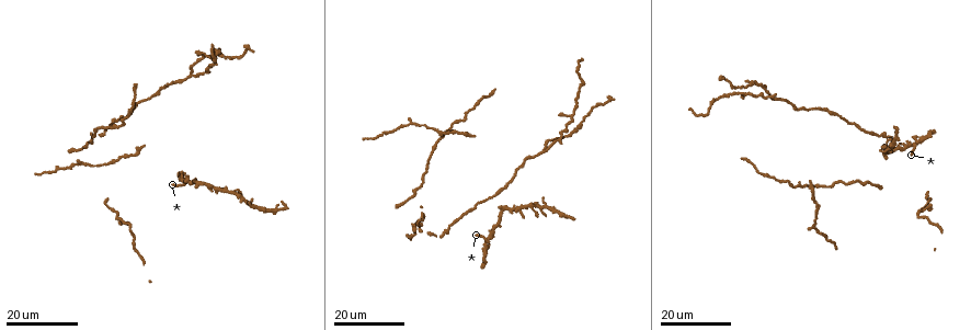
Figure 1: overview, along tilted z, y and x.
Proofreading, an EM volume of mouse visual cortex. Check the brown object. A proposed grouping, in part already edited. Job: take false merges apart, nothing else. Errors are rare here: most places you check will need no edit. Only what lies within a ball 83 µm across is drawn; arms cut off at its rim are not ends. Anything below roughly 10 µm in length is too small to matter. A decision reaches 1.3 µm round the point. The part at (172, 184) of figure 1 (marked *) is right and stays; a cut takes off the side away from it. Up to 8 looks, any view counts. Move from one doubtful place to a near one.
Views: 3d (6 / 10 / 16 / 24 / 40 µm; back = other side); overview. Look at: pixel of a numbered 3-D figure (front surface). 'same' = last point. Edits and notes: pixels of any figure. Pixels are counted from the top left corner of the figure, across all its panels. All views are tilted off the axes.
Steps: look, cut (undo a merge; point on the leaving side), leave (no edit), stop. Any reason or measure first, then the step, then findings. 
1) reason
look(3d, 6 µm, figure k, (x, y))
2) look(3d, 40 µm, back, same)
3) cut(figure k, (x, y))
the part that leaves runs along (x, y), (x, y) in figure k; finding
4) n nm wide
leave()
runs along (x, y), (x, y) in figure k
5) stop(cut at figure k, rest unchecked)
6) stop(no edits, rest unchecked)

four or more arms meet
look(3d, 24 µm, figure 1, (183, 180))

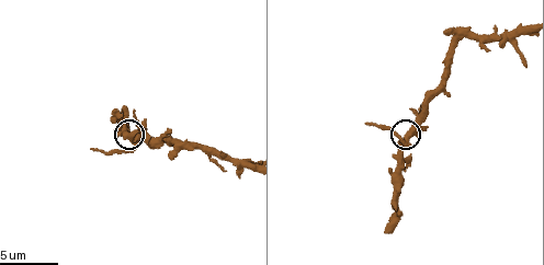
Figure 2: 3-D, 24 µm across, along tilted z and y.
zoom in
look(3d, 10 µm, figure 2, (131, 136))

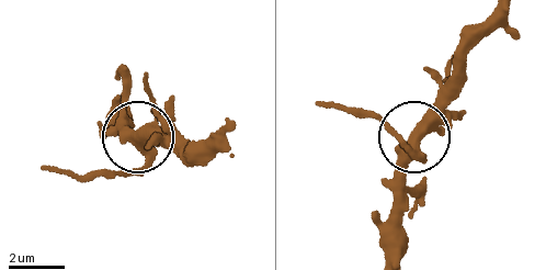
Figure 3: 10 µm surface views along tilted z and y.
4 arms
leave()
all the same neuron

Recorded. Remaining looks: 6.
sudden change in width
look(3d, 16 µm, figure 1, (416, 190))

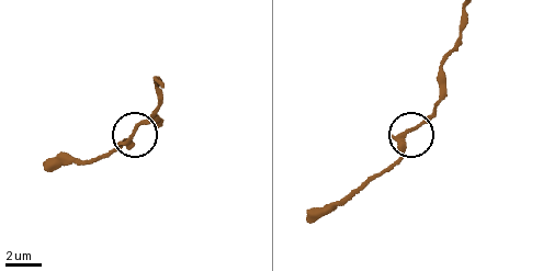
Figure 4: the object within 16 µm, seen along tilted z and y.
zoom in
look(3d, 6 µm, figure 4, (404, 135))

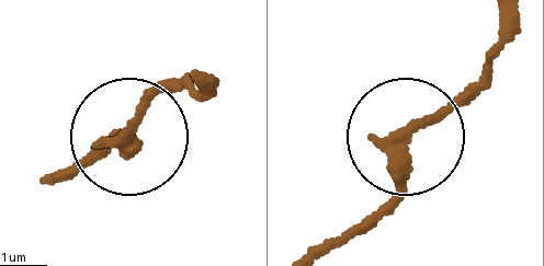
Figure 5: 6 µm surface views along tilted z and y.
other side
look(3d, 6 µm, back, figure 5, (132, 126))

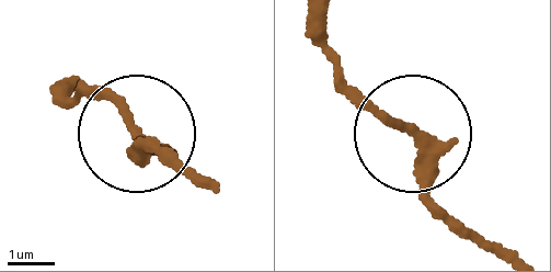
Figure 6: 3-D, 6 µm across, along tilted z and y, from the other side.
leave()
continuous, no second neuron

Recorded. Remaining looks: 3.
three arms meet
look(3d, 24 µm, figure 1, (541, 149))

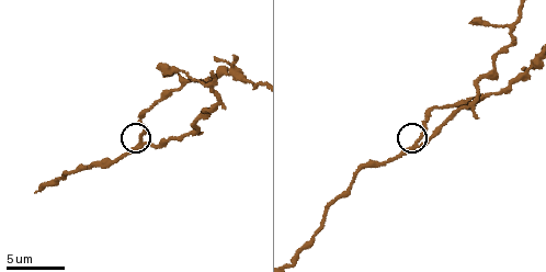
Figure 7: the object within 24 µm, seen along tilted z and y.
look(3d, 6 µm, figure 7, (414, 147))

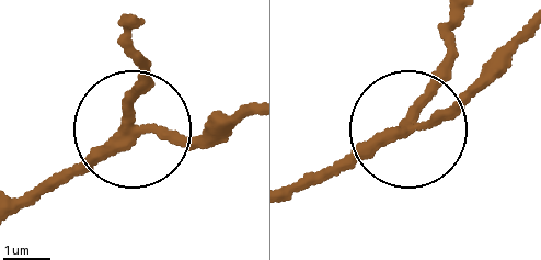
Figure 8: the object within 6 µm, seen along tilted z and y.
leave()
runs along (14, 206), (122, 146), (141, 60) in figure 8; all the same neuron

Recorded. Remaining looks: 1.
two arms in line, one across
look(3d, 16 µm, figure 7, (526, 69))

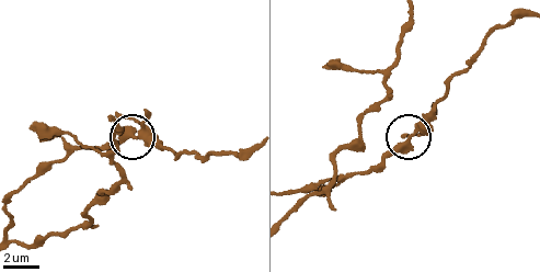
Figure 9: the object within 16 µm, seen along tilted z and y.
3 arms
leave()
continuous, no second neuron

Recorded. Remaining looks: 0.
stop(no edits, rest unchecked)

